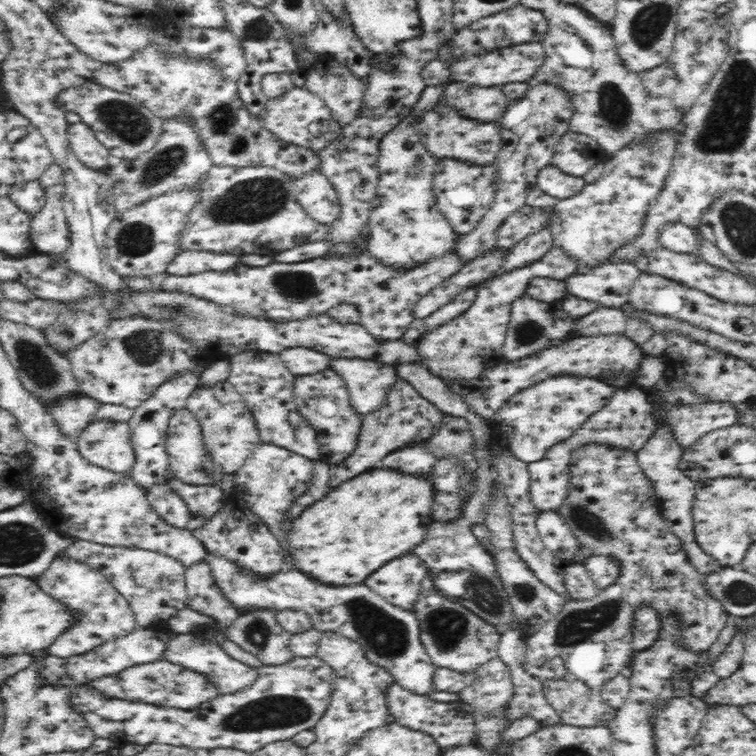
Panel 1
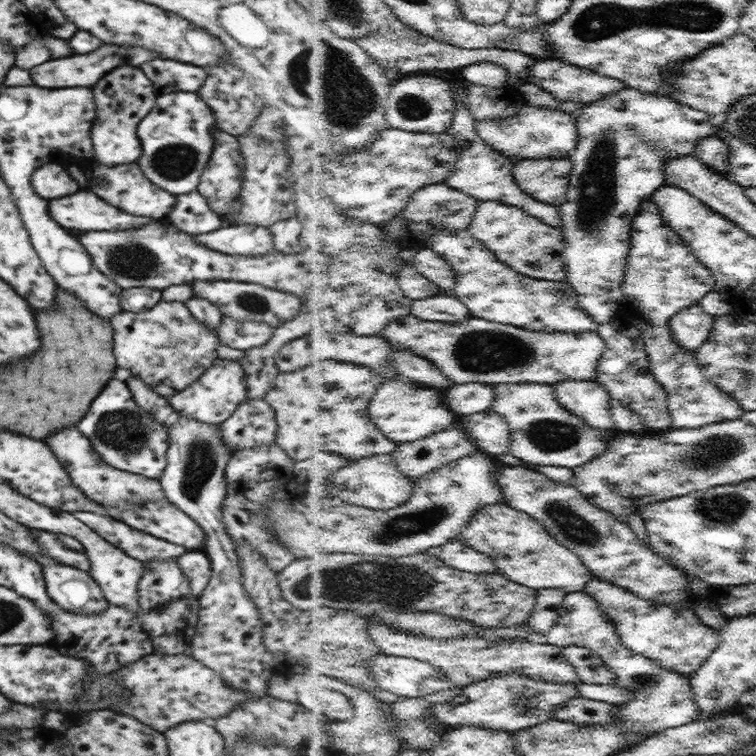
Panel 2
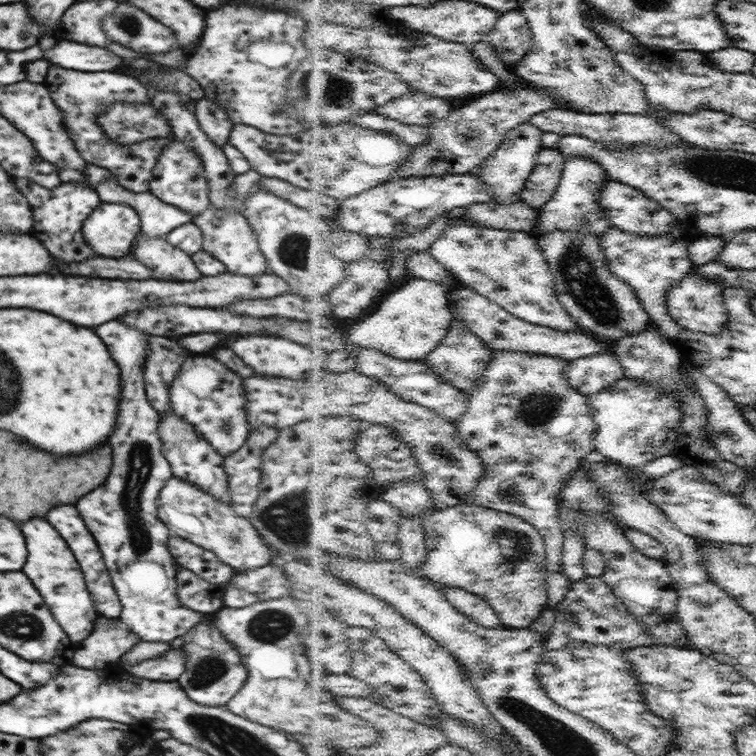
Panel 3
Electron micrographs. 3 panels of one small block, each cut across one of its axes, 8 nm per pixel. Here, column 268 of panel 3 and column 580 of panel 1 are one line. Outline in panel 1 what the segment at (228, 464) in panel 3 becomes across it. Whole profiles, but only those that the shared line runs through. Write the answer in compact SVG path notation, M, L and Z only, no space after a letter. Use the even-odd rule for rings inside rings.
M618 388L599 412L586 420L574 434L550 447L542 460L527 463L530 475L530 496L532 504L540 512L557 511L566 500L569 491L569 464L572 462L574 450L590 445L610 445L637 453L653 435L657 424L662 421L670 425L674 439L681 447L687 449L702 436L719 428L726 428L738 423L739 413L729 402L698 402L698 404L668 404L660 406L649 403L649 397L640 389Z

